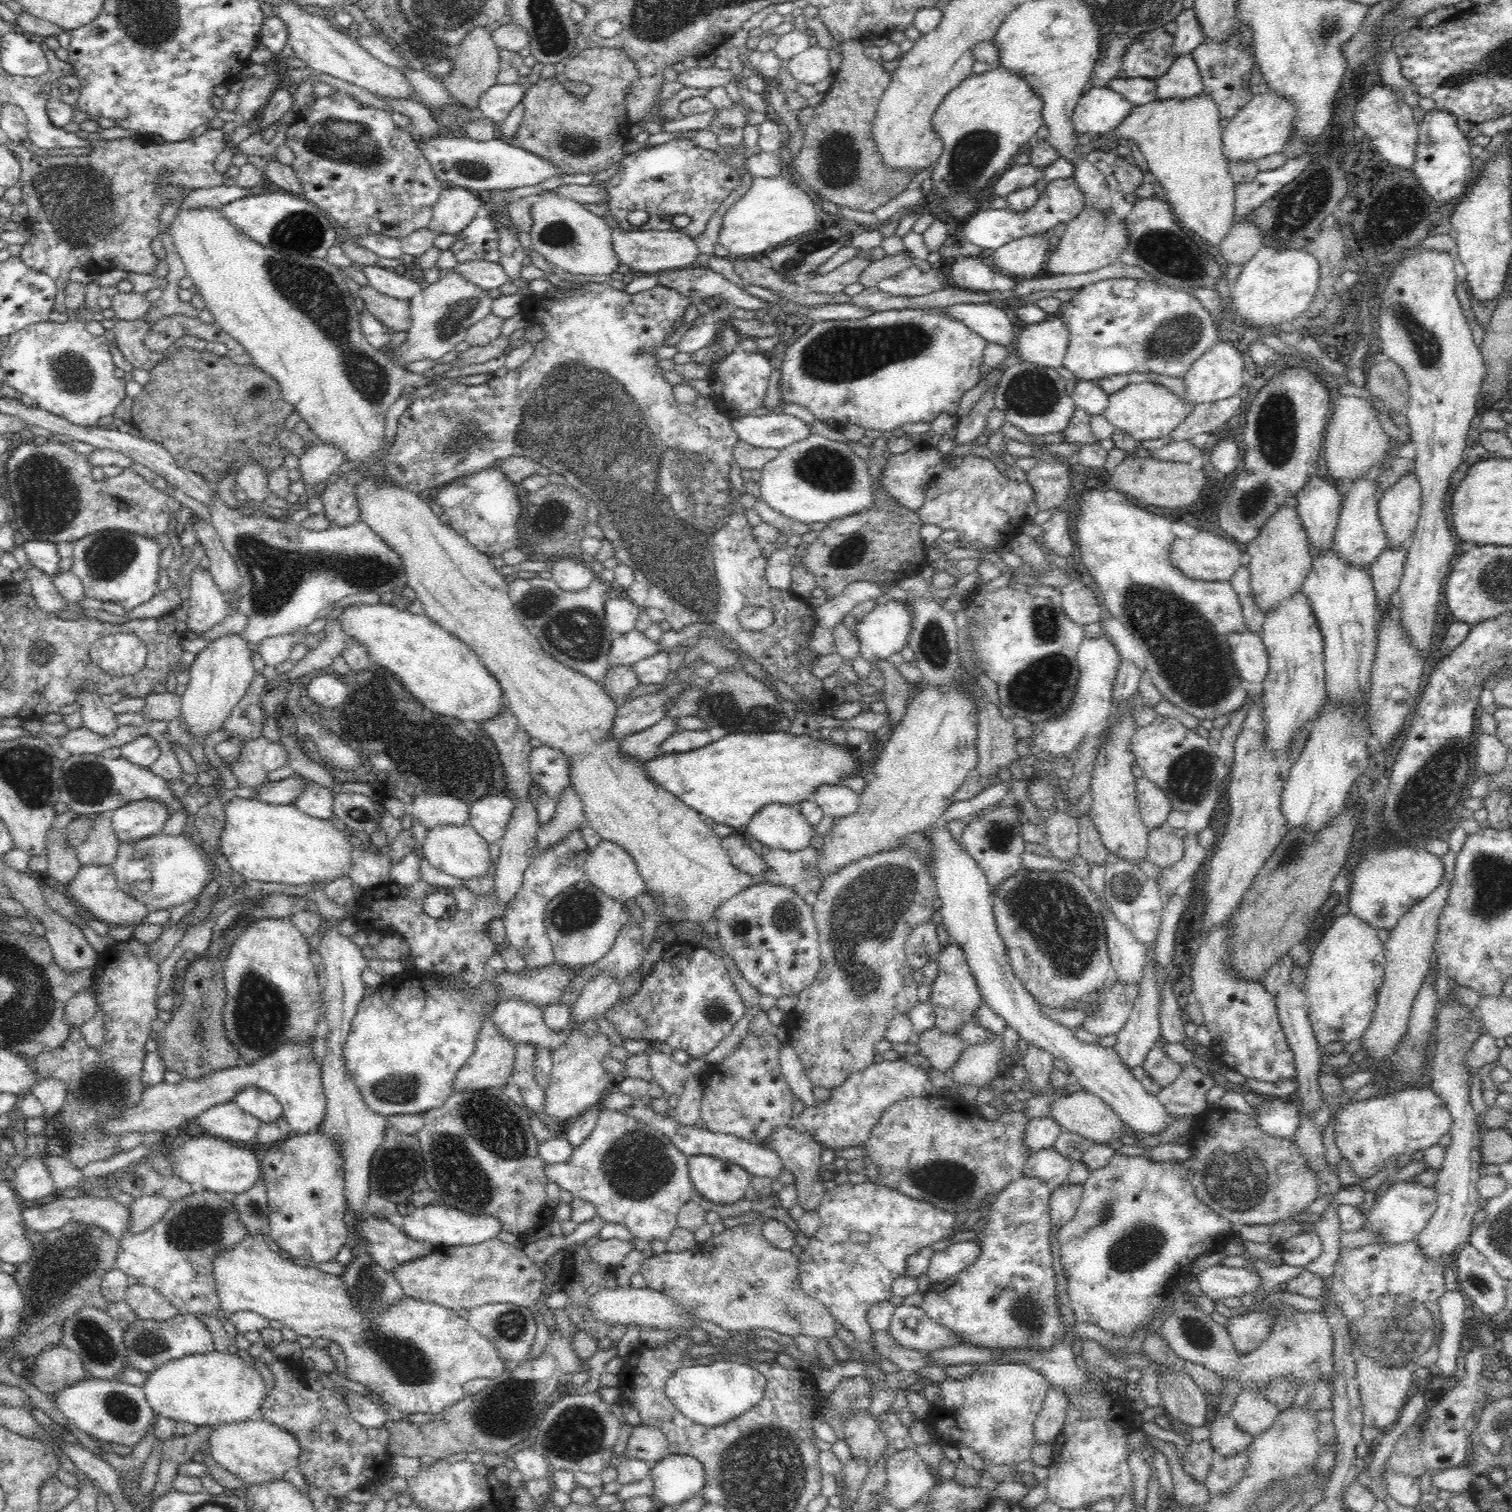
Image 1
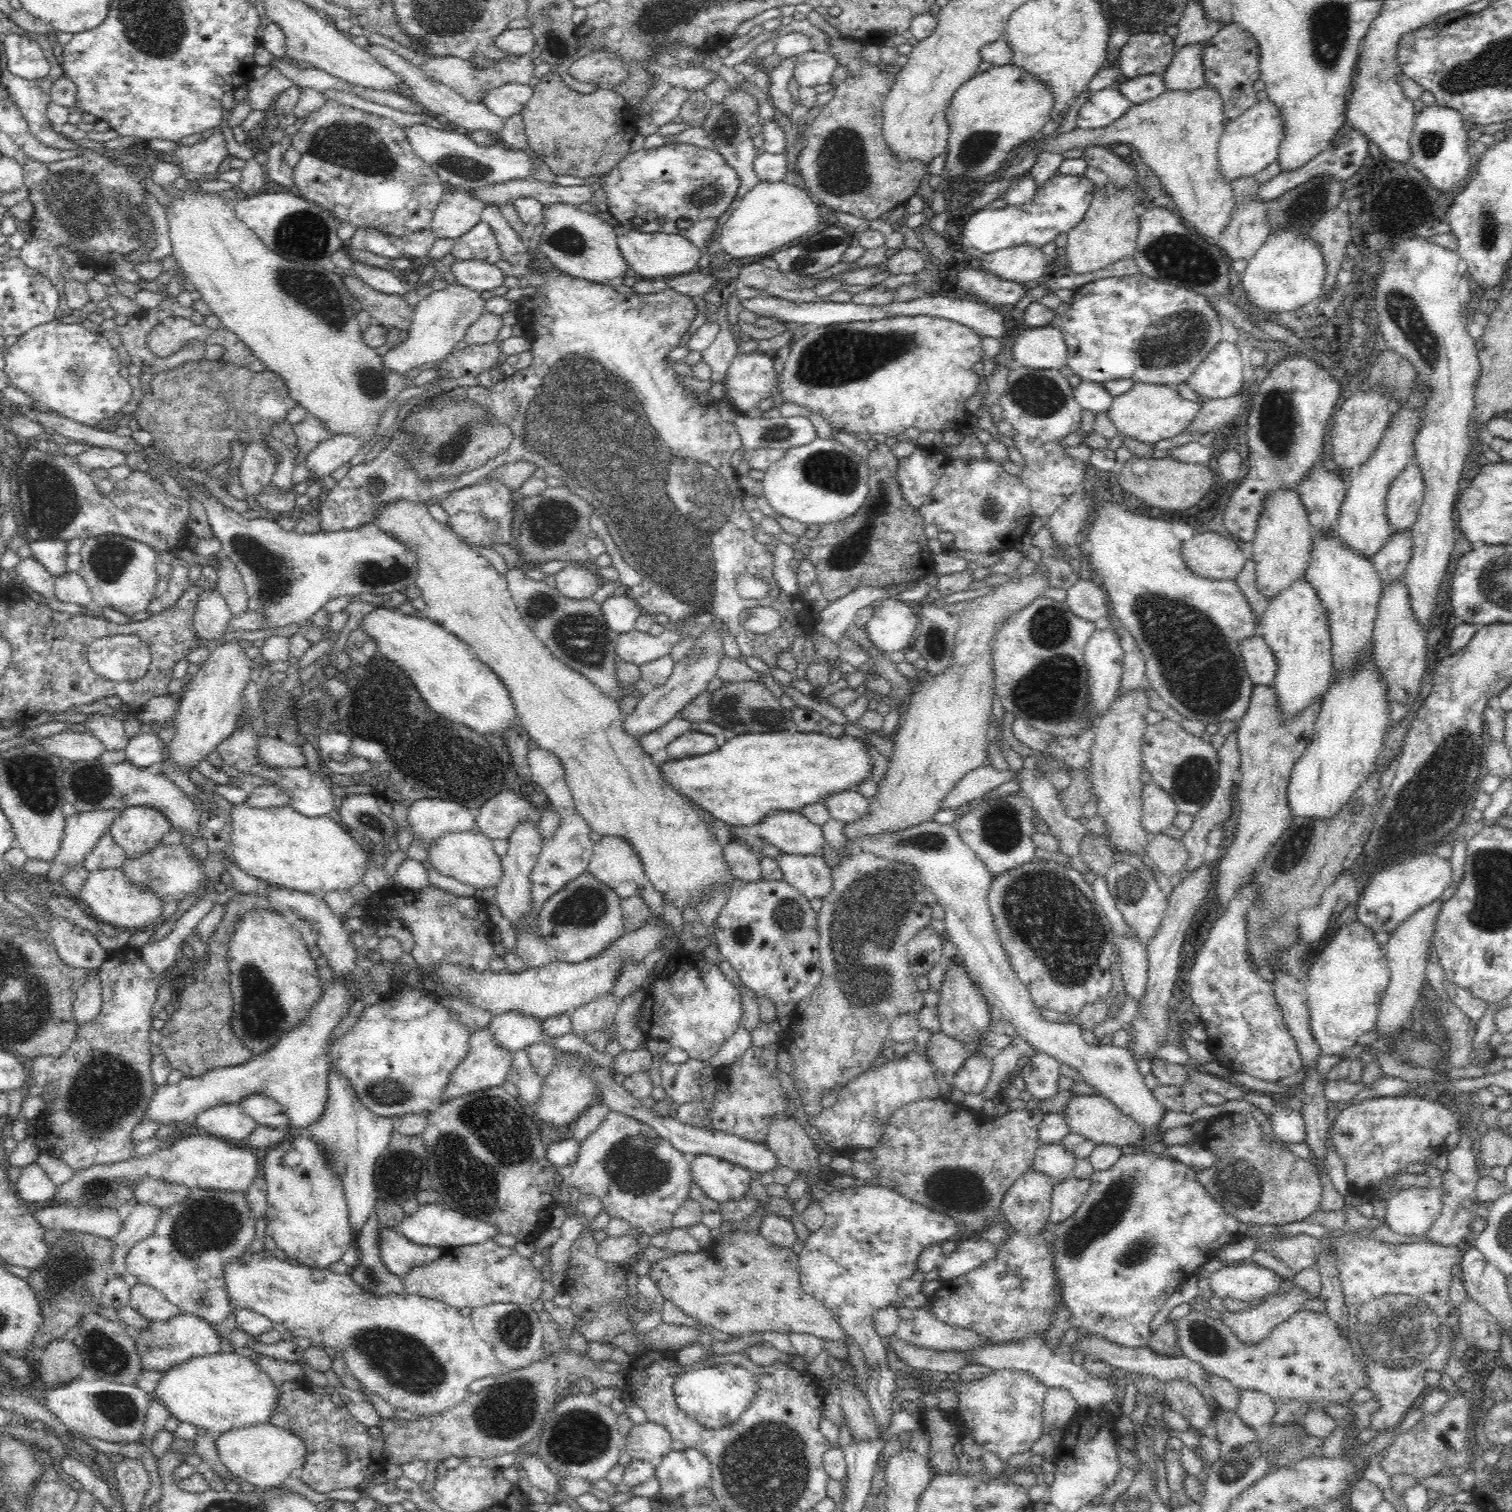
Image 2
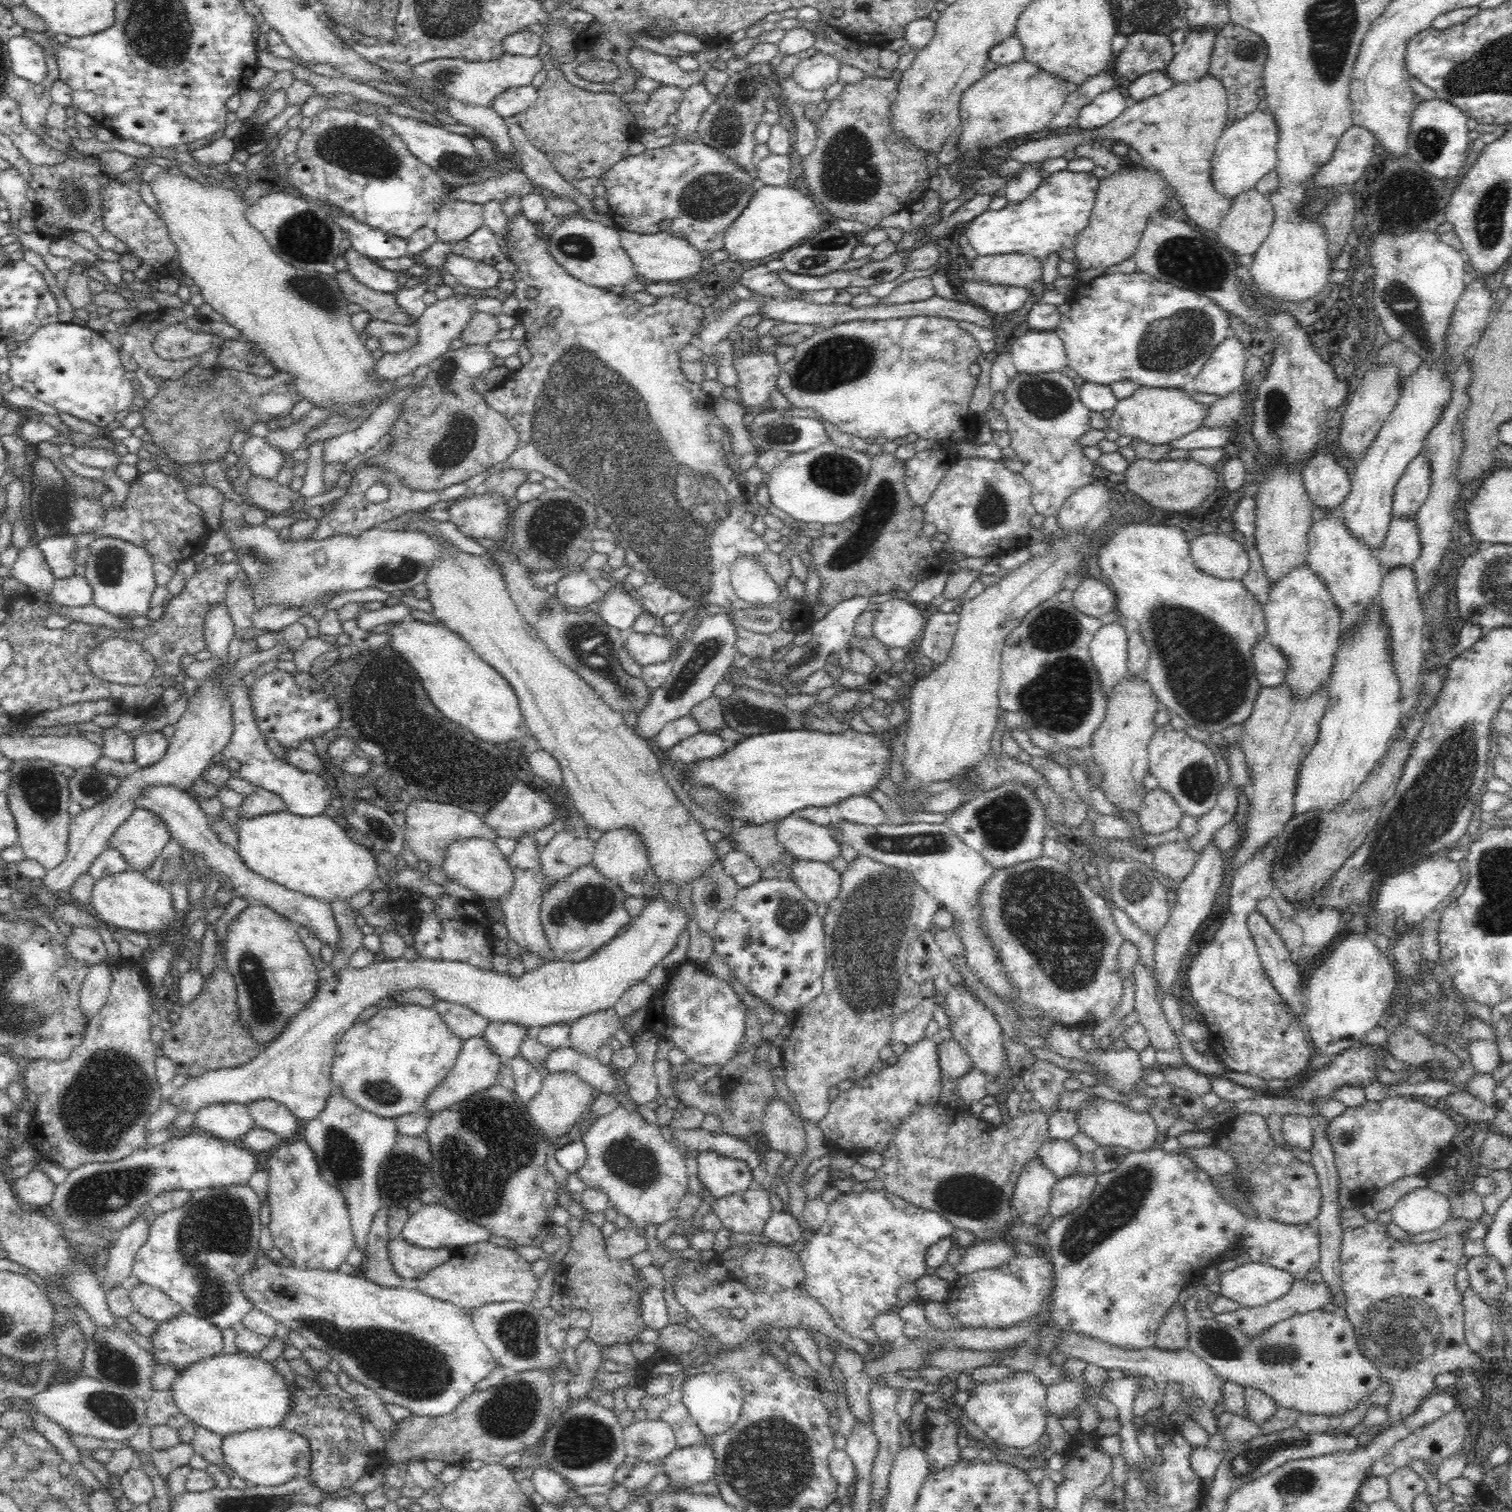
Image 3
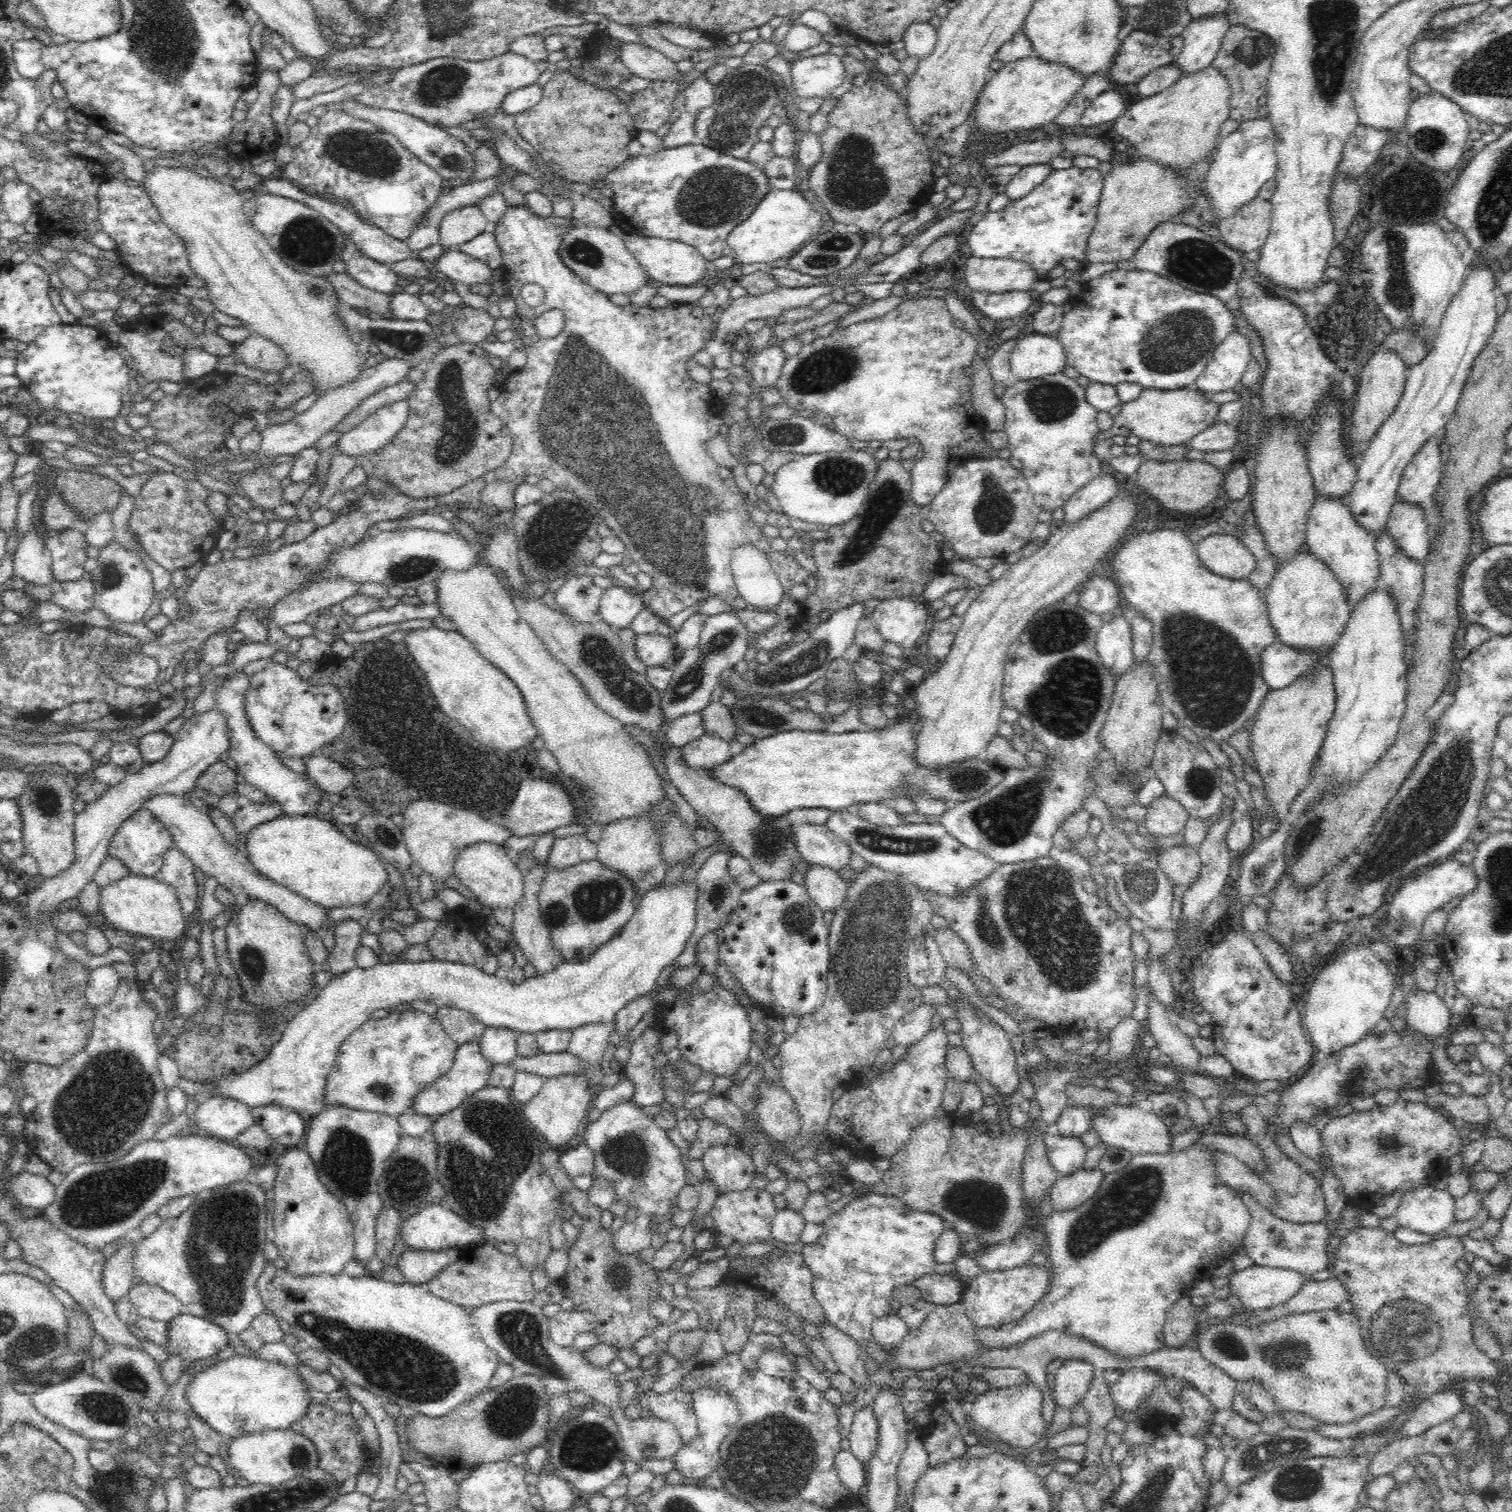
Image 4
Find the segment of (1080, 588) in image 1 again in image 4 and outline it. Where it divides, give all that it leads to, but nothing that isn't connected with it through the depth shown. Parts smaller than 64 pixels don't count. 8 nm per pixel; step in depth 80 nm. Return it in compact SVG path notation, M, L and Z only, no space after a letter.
M1098 575L1092 576L1083 588L1078 596L1080 596L1080 607L1084 610L1102 615L1123 606L1120 586L1114 581L1113 577L1100 578Z

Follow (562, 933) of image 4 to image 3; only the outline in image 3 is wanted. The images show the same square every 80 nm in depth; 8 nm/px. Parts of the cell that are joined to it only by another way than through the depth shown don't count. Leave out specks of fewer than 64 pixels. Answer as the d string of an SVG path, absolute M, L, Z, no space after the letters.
M592 864L582 866L572 875L554 880L548 888L543 888L539 917L557 960L571 963L586 960L614 940L632 920L625 909L627 898L619 882L604 877Z

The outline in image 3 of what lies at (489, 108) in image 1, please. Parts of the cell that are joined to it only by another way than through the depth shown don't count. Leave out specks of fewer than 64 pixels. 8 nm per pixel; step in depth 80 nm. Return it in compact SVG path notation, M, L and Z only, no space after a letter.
M534 85L511 88L498 97L498 100L494 102L493 110L502 119L515 118L534 105L538 95L538 89Z

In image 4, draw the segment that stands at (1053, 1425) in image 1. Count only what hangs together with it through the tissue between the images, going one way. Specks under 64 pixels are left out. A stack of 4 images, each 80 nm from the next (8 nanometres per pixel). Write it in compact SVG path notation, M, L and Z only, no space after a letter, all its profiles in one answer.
M1065 1360L1055 1372L1053 1402L1068 1409L1078 1404L1088 1392L1095 1370L1088 1360Z

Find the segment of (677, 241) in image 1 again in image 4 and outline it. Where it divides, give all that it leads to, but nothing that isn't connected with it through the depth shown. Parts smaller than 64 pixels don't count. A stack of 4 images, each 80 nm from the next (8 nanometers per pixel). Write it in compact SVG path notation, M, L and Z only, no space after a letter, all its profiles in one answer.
M625 234L622 240L628 251L636 257L636 261L649 274L652 283L656 285L698 286L706 276L709 276L710 272L706 268L707 262L695 247L670 240L642 237L641 235Z

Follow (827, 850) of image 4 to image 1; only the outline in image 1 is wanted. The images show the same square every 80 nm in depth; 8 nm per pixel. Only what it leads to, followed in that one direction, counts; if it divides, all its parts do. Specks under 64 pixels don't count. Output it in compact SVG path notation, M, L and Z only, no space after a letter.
M769 804L762 808L752 817L744 830L771 849L786 852L798 852L810 848L812 839L818 834L817 829L804 818L798 805L783 804Z

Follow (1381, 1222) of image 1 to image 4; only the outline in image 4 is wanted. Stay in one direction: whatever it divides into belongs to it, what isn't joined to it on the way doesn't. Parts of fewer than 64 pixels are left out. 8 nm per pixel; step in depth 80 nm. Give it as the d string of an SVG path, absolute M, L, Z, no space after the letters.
M1428 1184L1404 1193L1395 1217L1402 1228L1438 1234L1457 1222L1456 1200L1448 1189Z

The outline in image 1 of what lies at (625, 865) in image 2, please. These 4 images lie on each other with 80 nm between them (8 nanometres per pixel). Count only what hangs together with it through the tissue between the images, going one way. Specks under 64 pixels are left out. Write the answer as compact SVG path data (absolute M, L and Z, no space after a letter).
M602 839L590 848L583 880L591 882L606 896L621 903L640 894L651 896L635 860L624 848L611 840Z

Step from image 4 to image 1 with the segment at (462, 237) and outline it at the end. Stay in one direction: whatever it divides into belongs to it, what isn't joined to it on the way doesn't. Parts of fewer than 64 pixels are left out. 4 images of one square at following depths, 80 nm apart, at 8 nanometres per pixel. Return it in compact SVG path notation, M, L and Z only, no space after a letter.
M444 185L434 205L429 229L436 237L448 235L456 238L475 219L482 205L481 200L467 189Z

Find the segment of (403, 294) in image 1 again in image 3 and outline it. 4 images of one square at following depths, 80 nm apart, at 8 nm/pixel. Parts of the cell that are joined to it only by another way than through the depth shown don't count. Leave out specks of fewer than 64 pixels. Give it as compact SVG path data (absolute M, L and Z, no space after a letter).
M345 246L342 256L348 263L346 270L360 284L382 293L395 293L401 288L398 285L398 273L380 267L374 260L367 259L350 246Z

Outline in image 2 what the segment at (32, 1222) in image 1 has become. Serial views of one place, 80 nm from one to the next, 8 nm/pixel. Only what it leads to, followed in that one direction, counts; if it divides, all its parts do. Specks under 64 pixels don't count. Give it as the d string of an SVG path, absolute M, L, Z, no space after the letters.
M49 1204L36 1207L34 1214L49 1230L75 1230L88 1233L113 1242L121 1229L119 1214L109 1208L100 1210L77 1210L71 1206Z

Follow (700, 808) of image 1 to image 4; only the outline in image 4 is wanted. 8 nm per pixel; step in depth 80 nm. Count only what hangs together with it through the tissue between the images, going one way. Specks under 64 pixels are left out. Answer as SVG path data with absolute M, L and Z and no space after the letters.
M908 716L904 721L892 722L886 729L876 731L861 729L846 734L784 732L768 736L764 740L758 739L756 743L734 754L728 762L714 767L713 772L708 770L707 773L728 786L739 788L751 800L753 807L766 816L782 816L784 812L789 813L794 808L840 811L868 803L894 804L897 798L913 800L914 792L918 796L942 800L949 809L959 802L984 796L1004 780L1006 772L979 756L964 758L960 762L952 762L938 768L924 768L915 759L918 734L920 731L912 716Z

